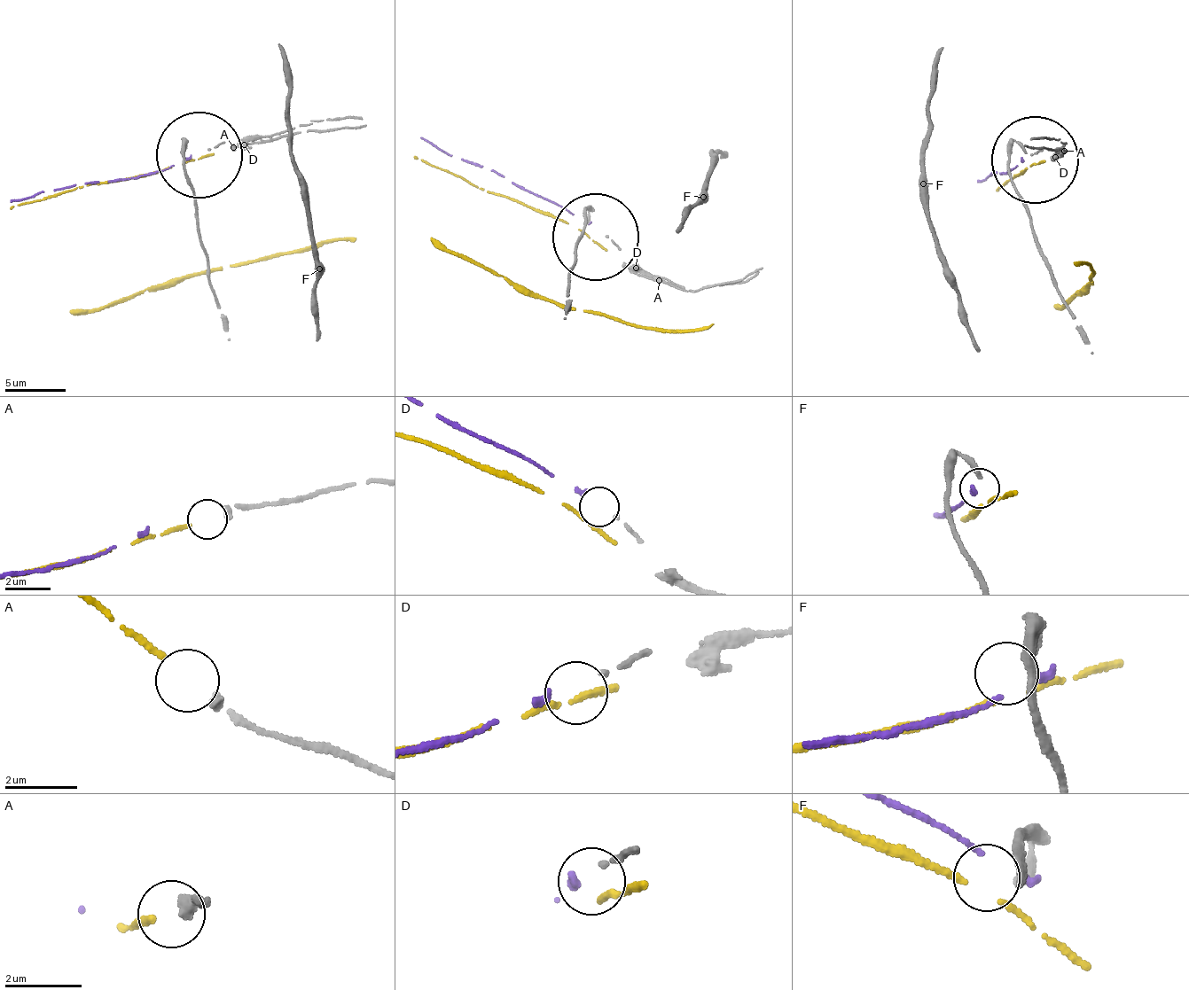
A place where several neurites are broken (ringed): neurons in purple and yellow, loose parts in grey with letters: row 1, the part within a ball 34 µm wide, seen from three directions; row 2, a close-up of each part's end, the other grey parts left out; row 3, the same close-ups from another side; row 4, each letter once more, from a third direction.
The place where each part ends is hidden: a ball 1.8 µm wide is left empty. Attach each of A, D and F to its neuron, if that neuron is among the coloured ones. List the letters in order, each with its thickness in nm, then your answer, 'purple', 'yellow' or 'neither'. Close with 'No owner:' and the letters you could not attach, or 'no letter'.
A: 280 nm | yellow
D: 100 nm | purple
F: 300 nm | neither
No owner: F

